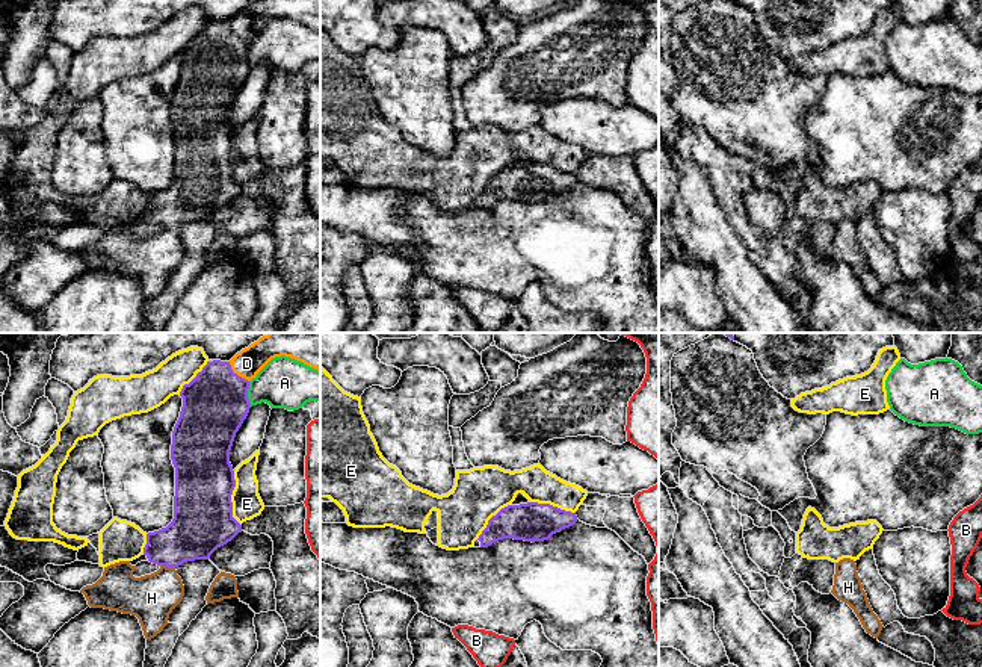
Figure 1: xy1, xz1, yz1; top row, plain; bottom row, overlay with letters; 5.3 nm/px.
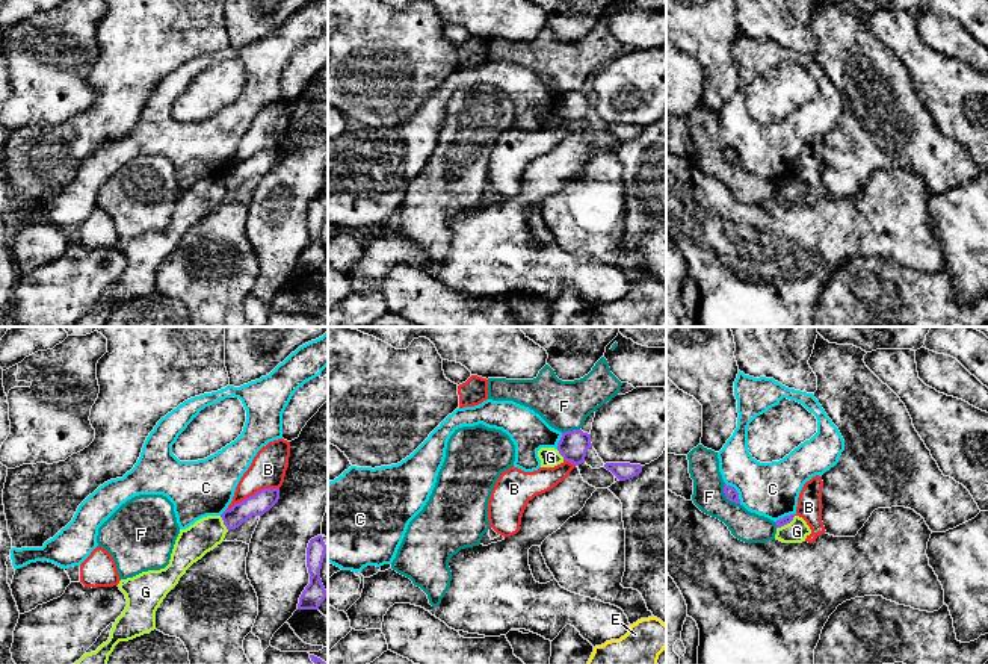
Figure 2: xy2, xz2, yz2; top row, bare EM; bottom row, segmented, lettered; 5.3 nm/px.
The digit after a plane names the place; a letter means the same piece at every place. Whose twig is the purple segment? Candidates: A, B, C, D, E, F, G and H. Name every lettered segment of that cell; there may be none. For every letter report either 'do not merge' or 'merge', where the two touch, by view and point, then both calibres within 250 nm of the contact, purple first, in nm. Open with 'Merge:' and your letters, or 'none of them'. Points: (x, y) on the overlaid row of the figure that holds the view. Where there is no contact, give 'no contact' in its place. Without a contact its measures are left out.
Merge: none of them
A: do not merge; meets purple in xy1 at (247, 393); 360 nm thick on the purple side, 280 nm on the other
B: do not merge; meets purple in xy2 at (253, 495); 120 nm thick on the purple side, 190 nm on the other
C: do not merge; meets purple in yz2 at (736, 492); 70 nm thick on the purple side, 280 nm on the other
D: do not merge; meets purple in xy1 at (236, 374); 360 nm thick on the purple side, 150 nm on the other
E: do not merge; meets purple in xy1 at (230, 498); 320 nm thick on the purple side, 160 nm on the other
F: do not merge; meets purple in yz2 at (727, 498); 70 nm thick on the purple side, 170 nm on the other
G: do not merge; meets purple in yz2 at (786, 524); 50 nm thick on the purple side, 120 nm on the other
H: do not merge; meets purple in xy1 at (168, 566); 280 nm thick on the purple side, 260 nm on the other

